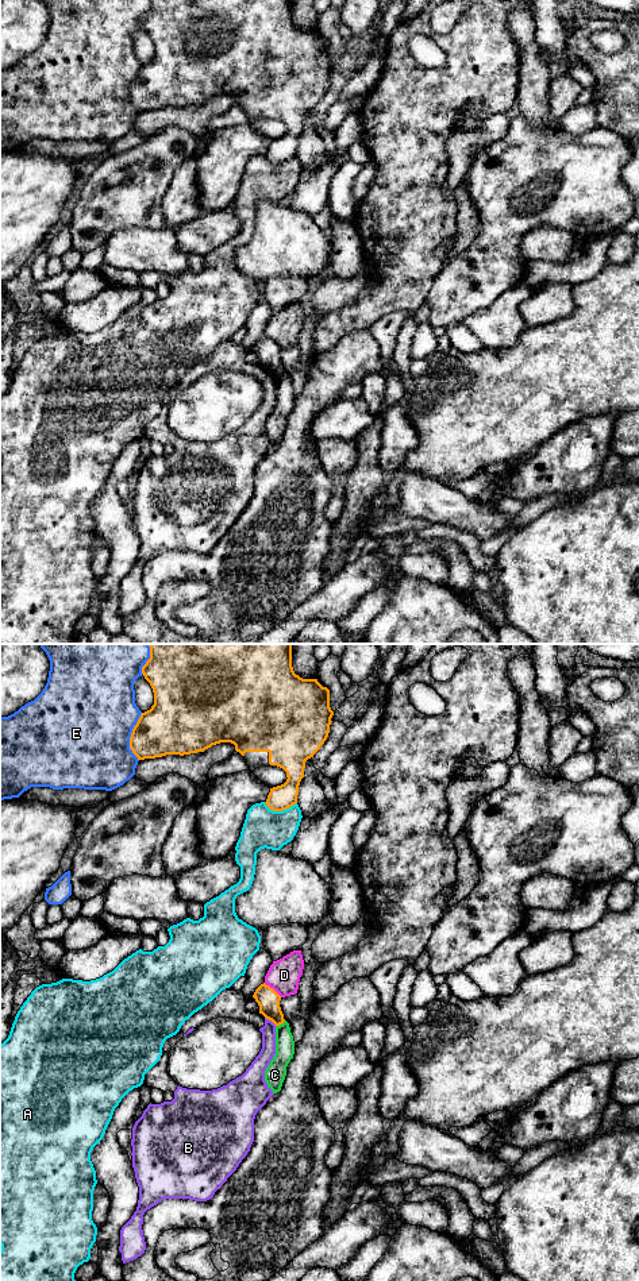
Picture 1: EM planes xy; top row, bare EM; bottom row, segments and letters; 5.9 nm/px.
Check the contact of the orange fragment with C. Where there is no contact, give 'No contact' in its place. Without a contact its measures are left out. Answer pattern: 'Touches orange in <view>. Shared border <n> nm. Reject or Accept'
Touches orange in xy. Shared border 70 nm. Reject

